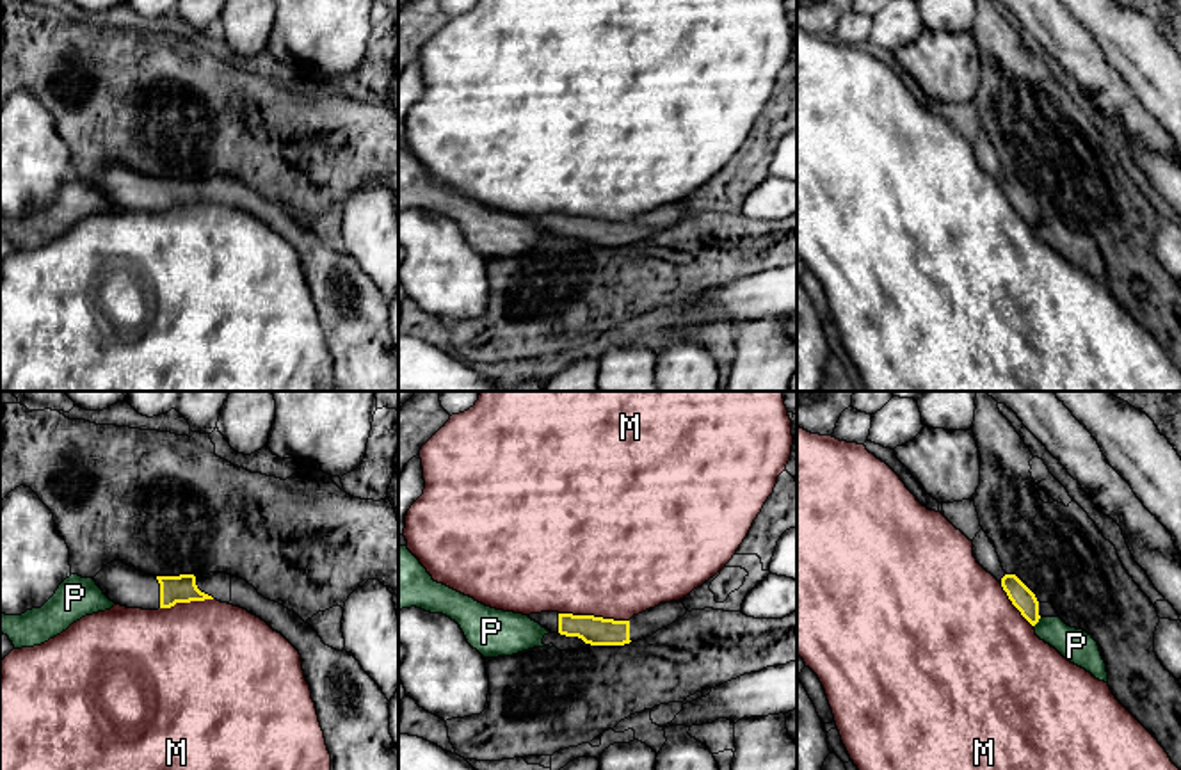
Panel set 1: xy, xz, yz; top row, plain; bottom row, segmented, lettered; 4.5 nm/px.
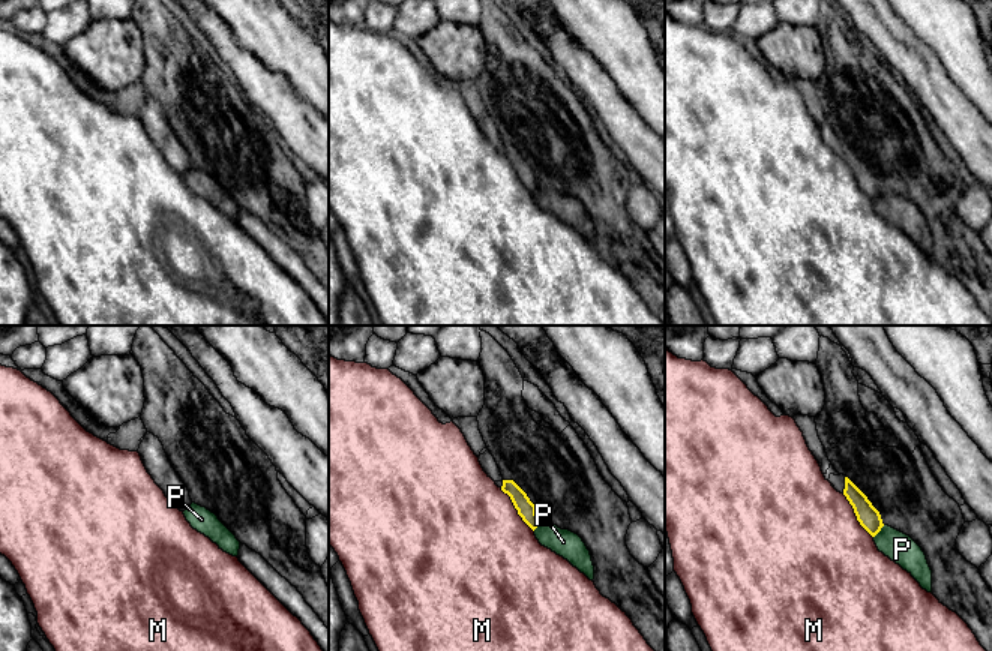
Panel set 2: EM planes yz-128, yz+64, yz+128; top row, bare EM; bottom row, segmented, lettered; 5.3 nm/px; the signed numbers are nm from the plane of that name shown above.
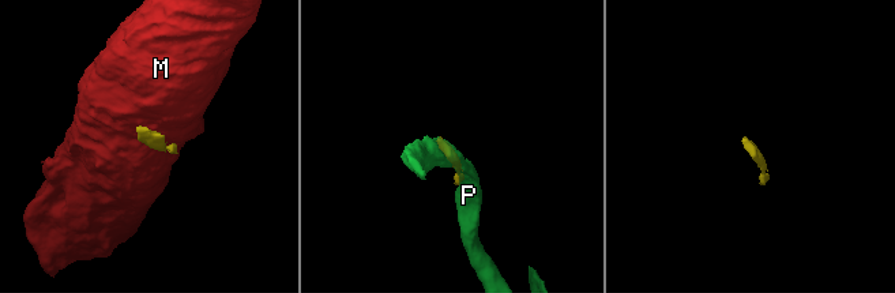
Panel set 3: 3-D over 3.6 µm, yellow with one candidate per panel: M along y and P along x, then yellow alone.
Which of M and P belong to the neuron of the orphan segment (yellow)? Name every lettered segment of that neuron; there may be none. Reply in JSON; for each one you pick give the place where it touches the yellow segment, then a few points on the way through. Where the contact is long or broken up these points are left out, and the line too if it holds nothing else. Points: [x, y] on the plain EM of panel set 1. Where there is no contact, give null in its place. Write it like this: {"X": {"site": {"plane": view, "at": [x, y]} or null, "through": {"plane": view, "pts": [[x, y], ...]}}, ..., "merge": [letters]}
{"merge": []}

